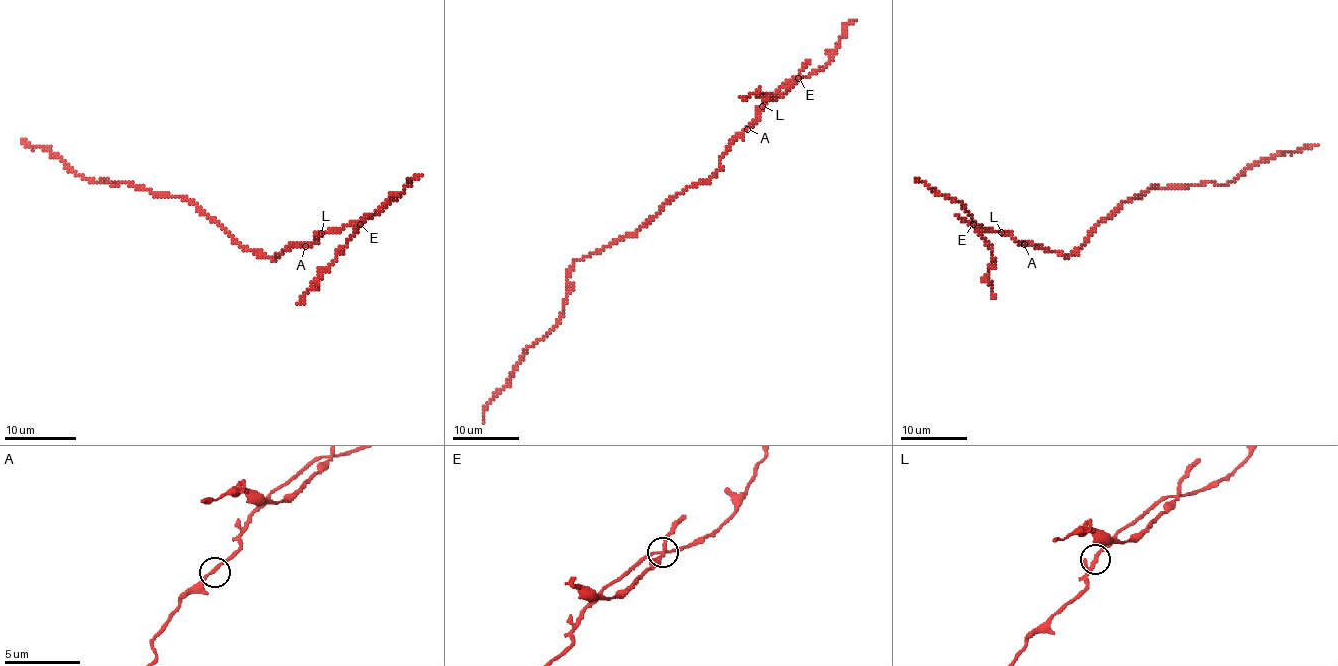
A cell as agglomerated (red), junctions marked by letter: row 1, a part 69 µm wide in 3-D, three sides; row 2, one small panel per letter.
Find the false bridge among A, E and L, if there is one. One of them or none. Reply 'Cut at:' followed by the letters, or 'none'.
Cut at: E

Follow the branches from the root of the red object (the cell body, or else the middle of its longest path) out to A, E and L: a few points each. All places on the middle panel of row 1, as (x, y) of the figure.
A: (659, 211), (687, 187), (706, 182), (720, 167), (720, 156), (747, 129)
E: (659, 211), (687, 187), (706, 182), (720, 167), (720, 156), (757, 118), (759, 109), (777, 91), (799, 78)
L: (659, 211), (687, 187), (706, 182), (720, 167), (720, 156), (757, 118), (762, 106)

